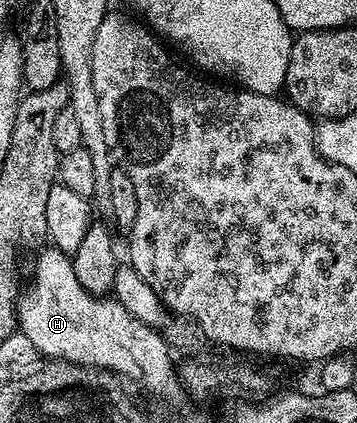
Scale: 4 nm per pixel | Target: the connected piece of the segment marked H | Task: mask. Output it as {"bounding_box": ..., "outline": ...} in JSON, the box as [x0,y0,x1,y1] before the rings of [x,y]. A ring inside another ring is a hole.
{"bounding_box":[18,247,184,401],"outline":[[[53,247],[43,248],[42,251],[34,261],[34,274],[27,285],[25,282],[18,299],[18,329],[28,335],[38,354],[46,359],[86,365],[90,369],[106,369],[119,378],[127,377],[128,380],[135,381],[148,396],[159,397],[162,401],[174,401],[178,396],[183,396],[184,386],[180,373],[170,354],[172,345],[162,333],[136,319],[118,300],[93,297],[91,293],[84,291],[80,279],[76,279],[73,260],[67,254]]]}

